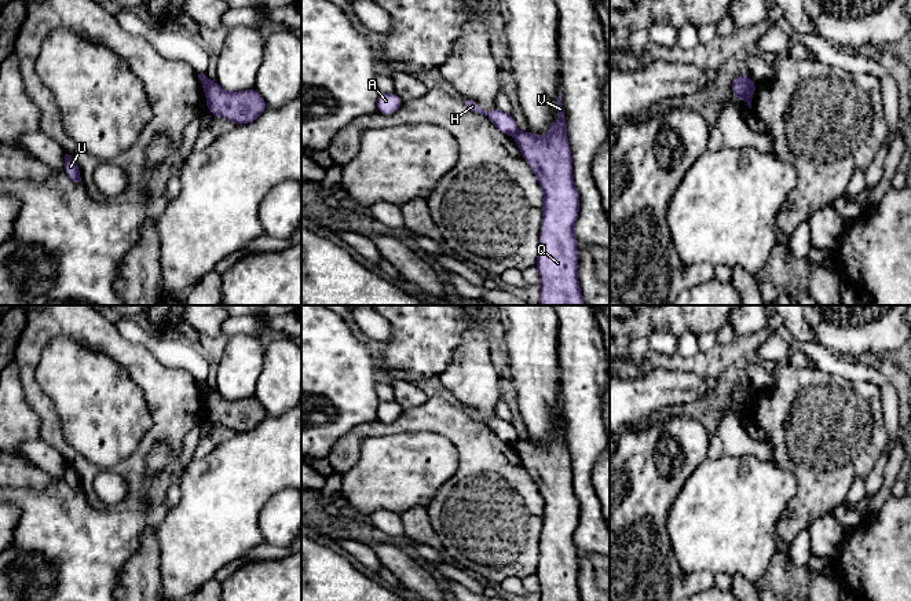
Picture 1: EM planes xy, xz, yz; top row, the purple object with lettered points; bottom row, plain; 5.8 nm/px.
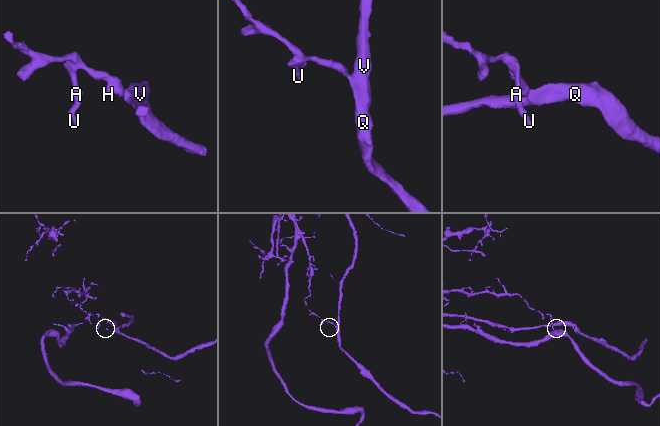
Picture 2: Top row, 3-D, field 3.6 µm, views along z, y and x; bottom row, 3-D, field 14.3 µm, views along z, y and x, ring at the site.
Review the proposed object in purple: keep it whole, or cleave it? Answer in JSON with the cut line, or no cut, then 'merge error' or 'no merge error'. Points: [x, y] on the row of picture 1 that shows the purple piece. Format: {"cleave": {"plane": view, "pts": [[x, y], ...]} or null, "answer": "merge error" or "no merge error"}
{"cleave": {"plane": "yz", "pts": [[750, 80], [746, 99]]}, "answer": "merge error"}

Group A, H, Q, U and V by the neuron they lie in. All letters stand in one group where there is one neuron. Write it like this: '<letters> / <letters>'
A H U / Q V

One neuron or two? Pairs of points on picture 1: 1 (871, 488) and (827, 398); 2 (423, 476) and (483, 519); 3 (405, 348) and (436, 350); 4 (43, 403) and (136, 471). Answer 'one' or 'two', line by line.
1: two
2: two
3: one
4: one

